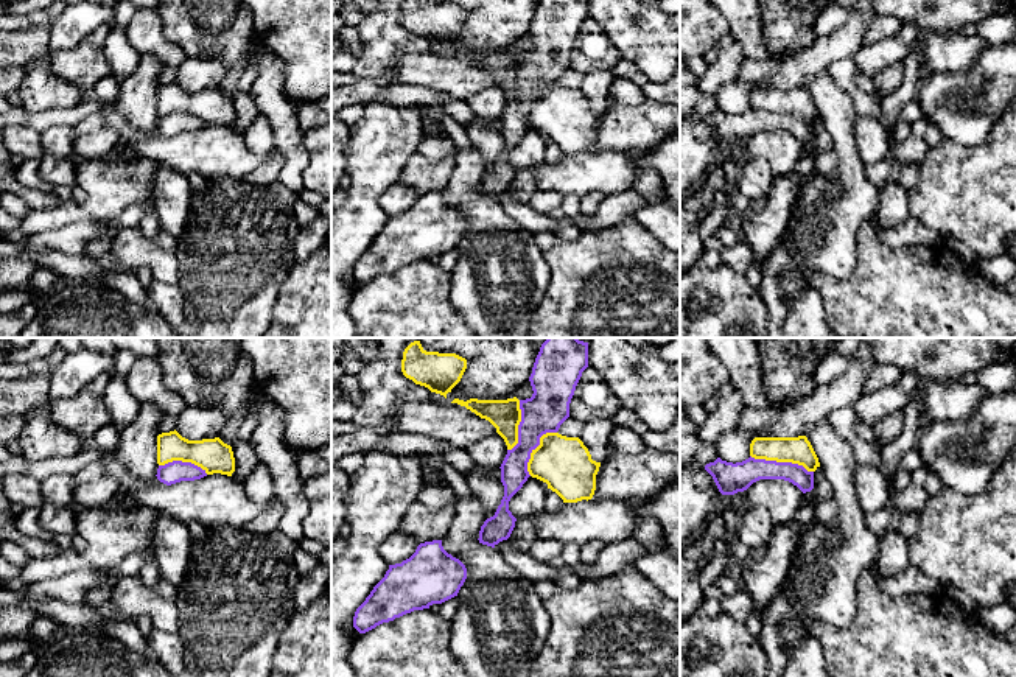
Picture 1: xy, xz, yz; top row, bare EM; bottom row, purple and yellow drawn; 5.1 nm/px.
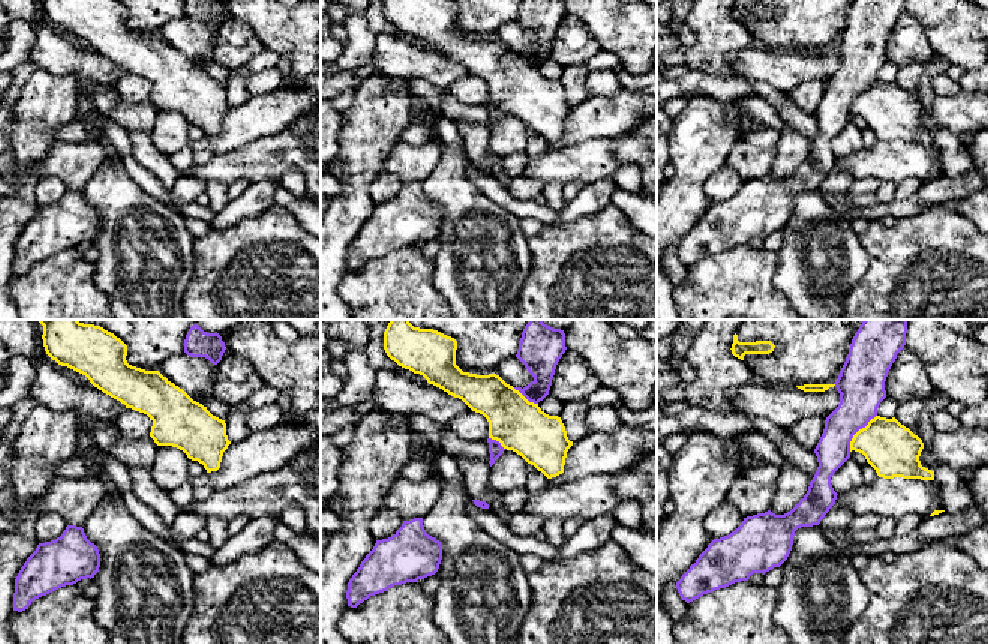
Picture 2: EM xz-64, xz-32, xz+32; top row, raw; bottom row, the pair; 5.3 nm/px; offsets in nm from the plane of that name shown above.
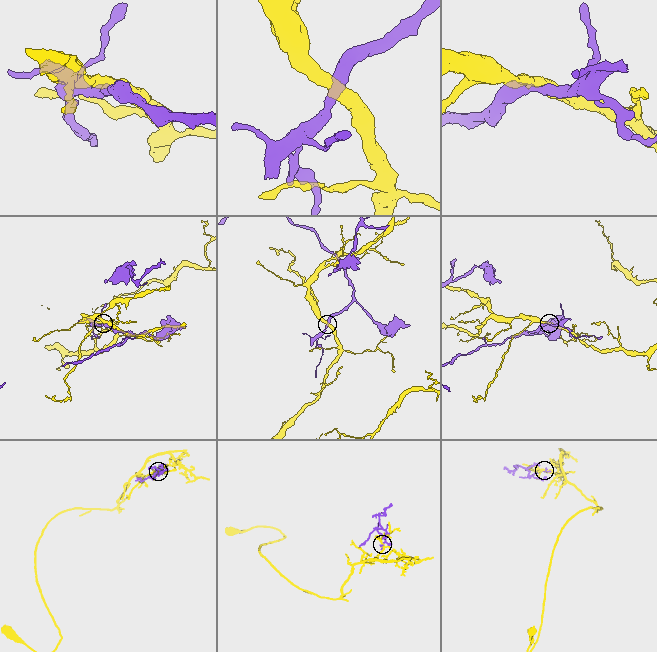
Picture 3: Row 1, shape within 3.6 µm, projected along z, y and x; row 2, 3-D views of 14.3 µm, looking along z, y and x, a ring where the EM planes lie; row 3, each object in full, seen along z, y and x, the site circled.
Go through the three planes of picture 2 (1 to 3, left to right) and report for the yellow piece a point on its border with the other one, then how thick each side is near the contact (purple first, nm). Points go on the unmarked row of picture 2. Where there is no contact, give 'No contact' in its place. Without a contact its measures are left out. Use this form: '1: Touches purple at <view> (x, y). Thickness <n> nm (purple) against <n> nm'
1: No contact
2: Touches purple at xz-32 (525, 60). Thickness 200 nm (purple) against 280 nm
3: Touches purple at xz+32 (856, 95). Thickness 260 nm (purple) against 280 nm

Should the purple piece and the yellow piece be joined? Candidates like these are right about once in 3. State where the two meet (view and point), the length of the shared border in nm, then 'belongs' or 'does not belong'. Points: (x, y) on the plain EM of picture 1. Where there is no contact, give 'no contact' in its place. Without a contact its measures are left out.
yz (781, 114) | 340 nm | does not belong

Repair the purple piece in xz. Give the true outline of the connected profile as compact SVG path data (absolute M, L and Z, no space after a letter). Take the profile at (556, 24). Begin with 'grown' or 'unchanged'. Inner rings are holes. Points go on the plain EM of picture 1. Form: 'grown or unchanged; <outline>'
unchanged; M540 0L529 28L534 45L520 51L518 95L507 101L499 118L504 148L495 167L481 177L479 195L495 199L510 188L517 170L509 153L531 128L527 114L540 89L557 84L569 68L571 50L587 19L588 0Z

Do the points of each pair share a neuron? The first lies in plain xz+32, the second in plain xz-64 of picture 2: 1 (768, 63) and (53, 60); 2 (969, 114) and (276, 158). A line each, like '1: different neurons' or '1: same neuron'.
1: same neuron
2: different neurons

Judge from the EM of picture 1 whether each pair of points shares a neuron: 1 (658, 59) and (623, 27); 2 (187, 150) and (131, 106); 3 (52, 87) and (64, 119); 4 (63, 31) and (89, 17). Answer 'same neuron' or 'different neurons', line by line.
1: same neuron
2: different neurons
3: different neurons
4: same neuron

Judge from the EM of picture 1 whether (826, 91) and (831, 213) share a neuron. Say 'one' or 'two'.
one

